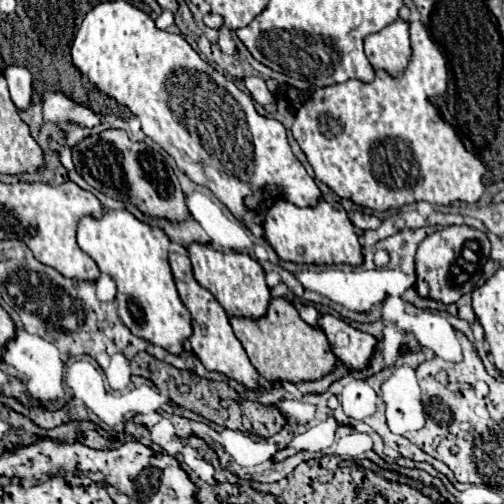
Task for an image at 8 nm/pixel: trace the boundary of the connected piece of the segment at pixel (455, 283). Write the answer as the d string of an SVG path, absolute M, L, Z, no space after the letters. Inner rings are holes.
M448 226L430 234L416 252L416 290L420 296L434 298L444 304L456 302L460 296L472 292L482 278L486 260L490 258L490 240L482 230L472 226Z

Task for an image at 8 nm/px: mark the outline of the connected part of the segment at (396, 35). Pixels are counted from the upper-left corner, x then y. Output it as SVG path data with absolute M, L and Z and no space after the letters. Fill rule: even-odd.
M396 18L380 32L366 36L364 52L374 68L398 76L410 60L410 22Z

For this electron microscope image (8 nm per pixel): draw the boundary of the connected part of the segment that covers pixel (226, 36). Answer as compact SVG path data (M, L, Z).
M226 26L220 28L218 46L220 46L220 50L222 50L224 54L228 54L228 56L234 56L234 54L236 54L236 44L234 44L234 40L232 40L232 36L230 36L230 30L228 30Z

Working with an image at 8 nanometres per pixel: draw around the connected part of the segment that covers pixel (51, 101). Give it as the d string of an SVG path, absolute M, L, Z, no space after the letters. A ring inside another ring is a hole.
M46 92L44 94L44 122L78 122L82 126L96 126L100 124L102 116L92 112L88 106L76 104L64 92Z

